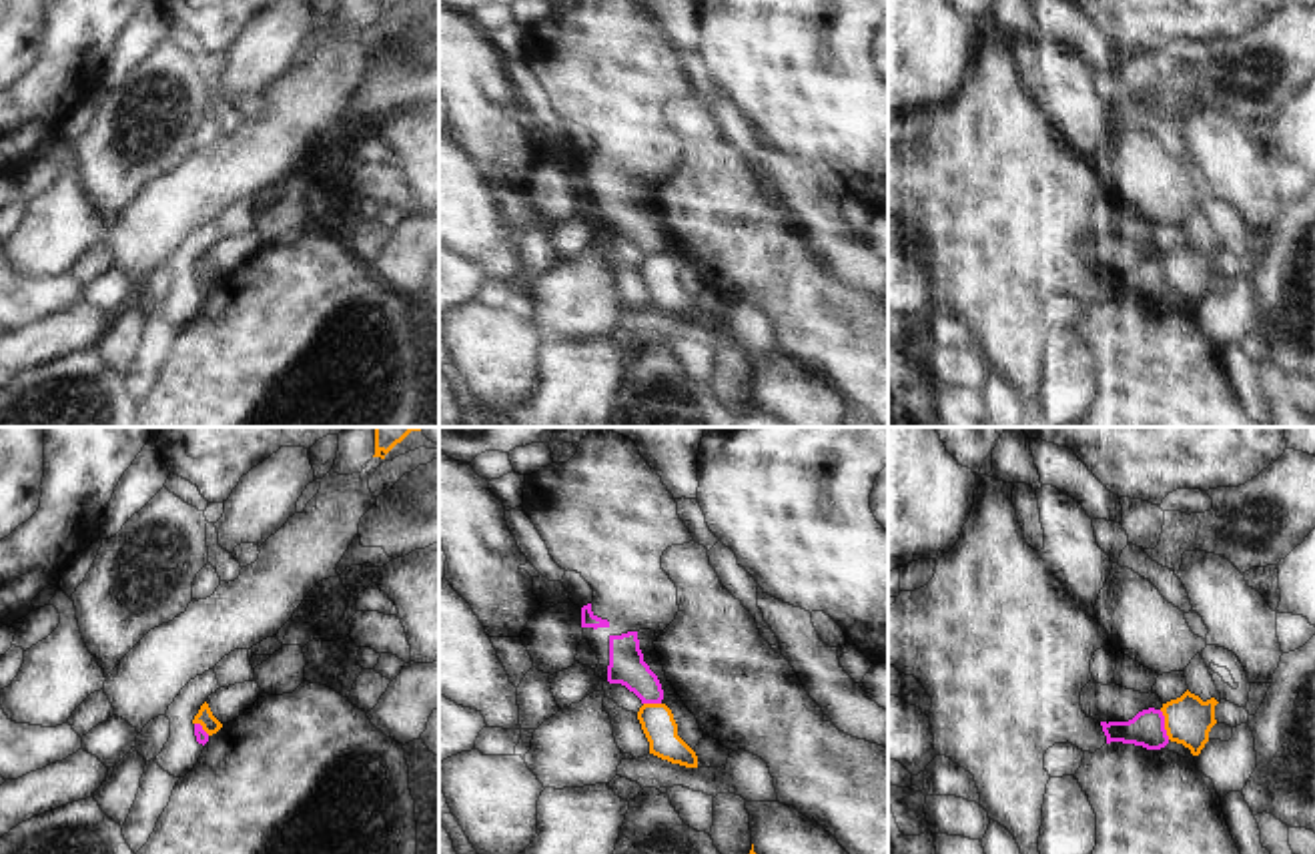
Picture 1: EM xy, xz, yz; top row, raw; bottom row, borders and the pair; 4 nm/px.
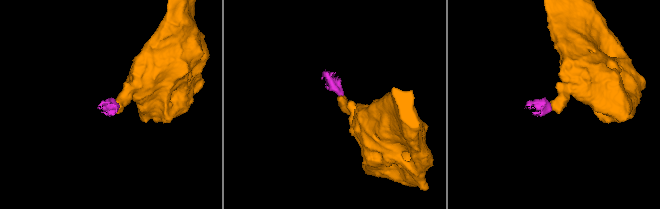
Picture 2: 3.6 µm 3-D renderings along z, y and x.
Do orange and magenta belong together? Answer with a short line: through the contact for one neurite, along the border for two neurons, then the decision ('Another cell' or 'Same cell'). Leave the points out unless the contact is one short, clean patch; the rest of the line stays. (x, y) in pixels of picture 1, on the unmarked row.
Line: yz (1159, 261), (1169, 289). Another cell

